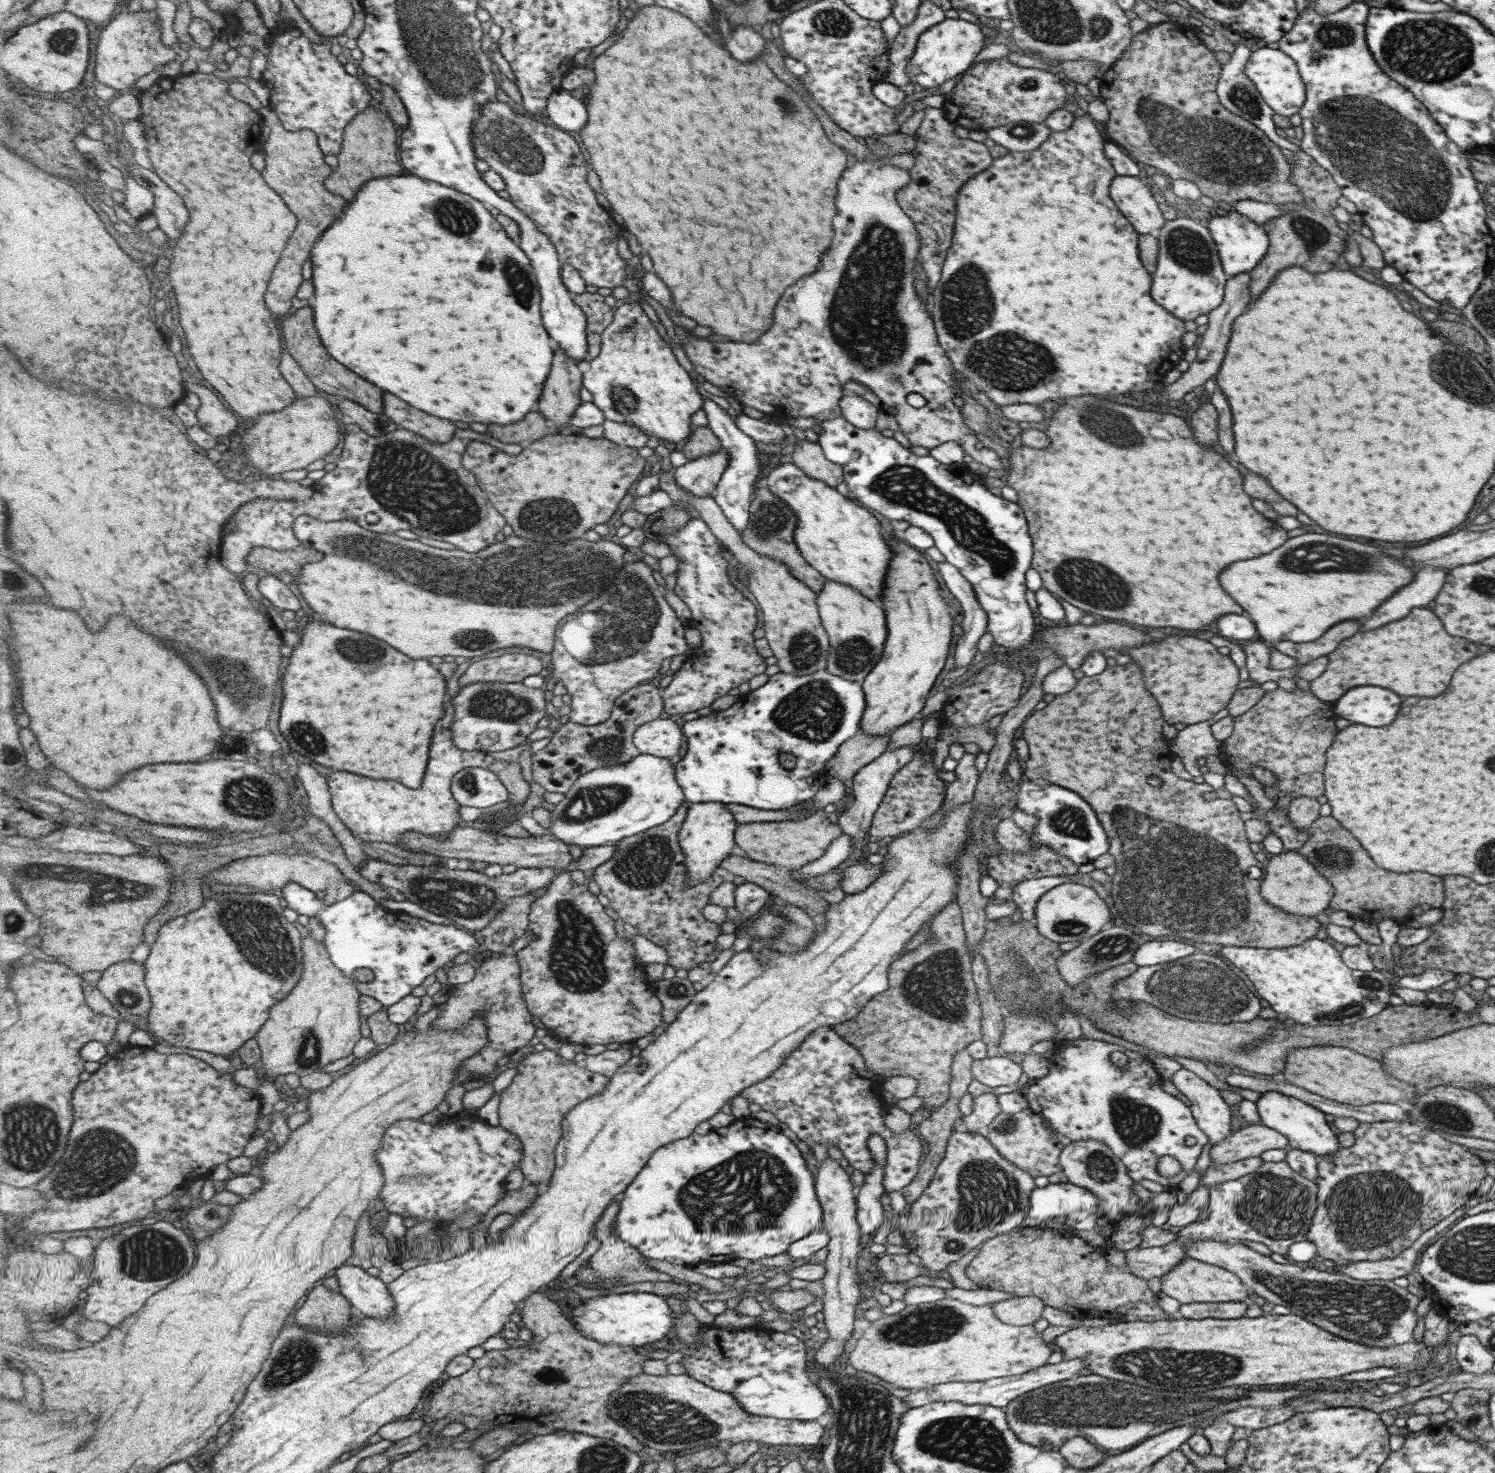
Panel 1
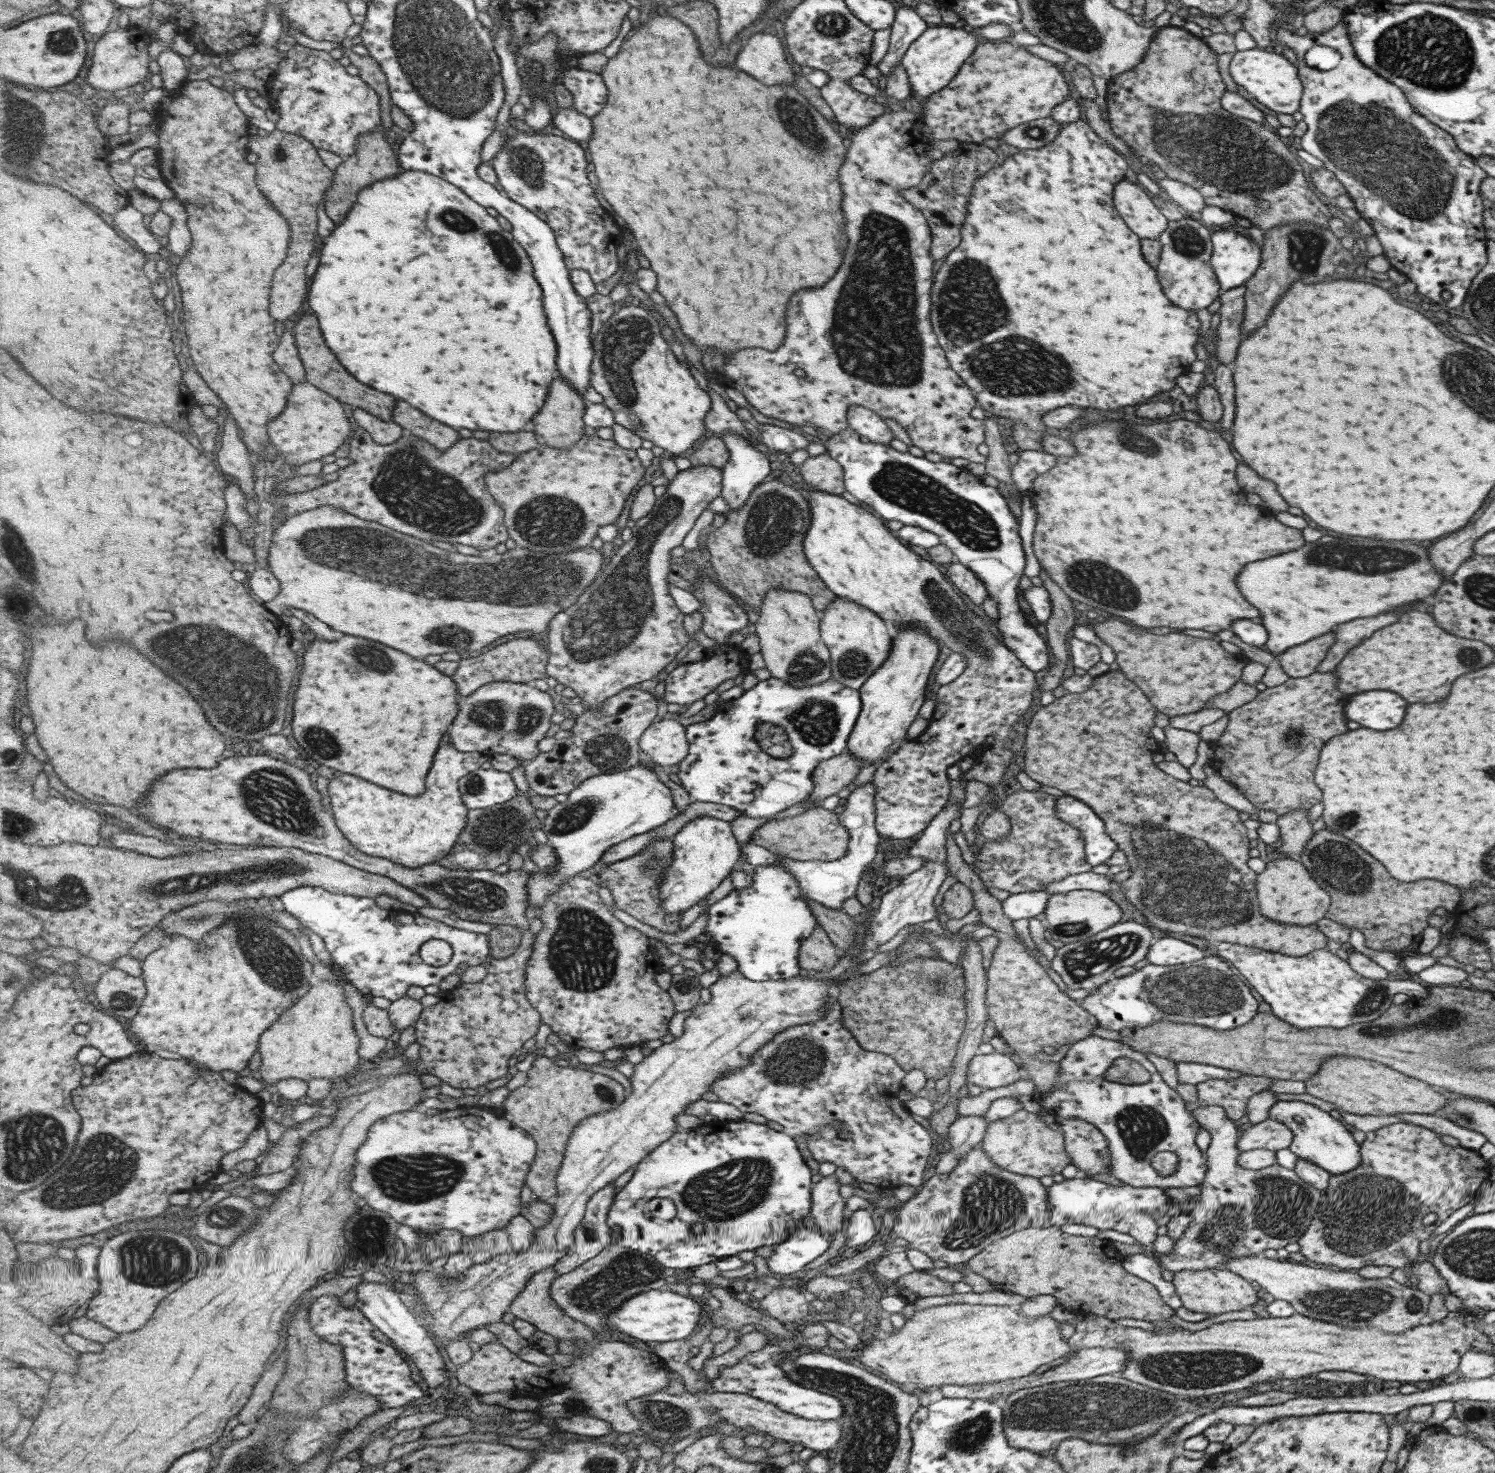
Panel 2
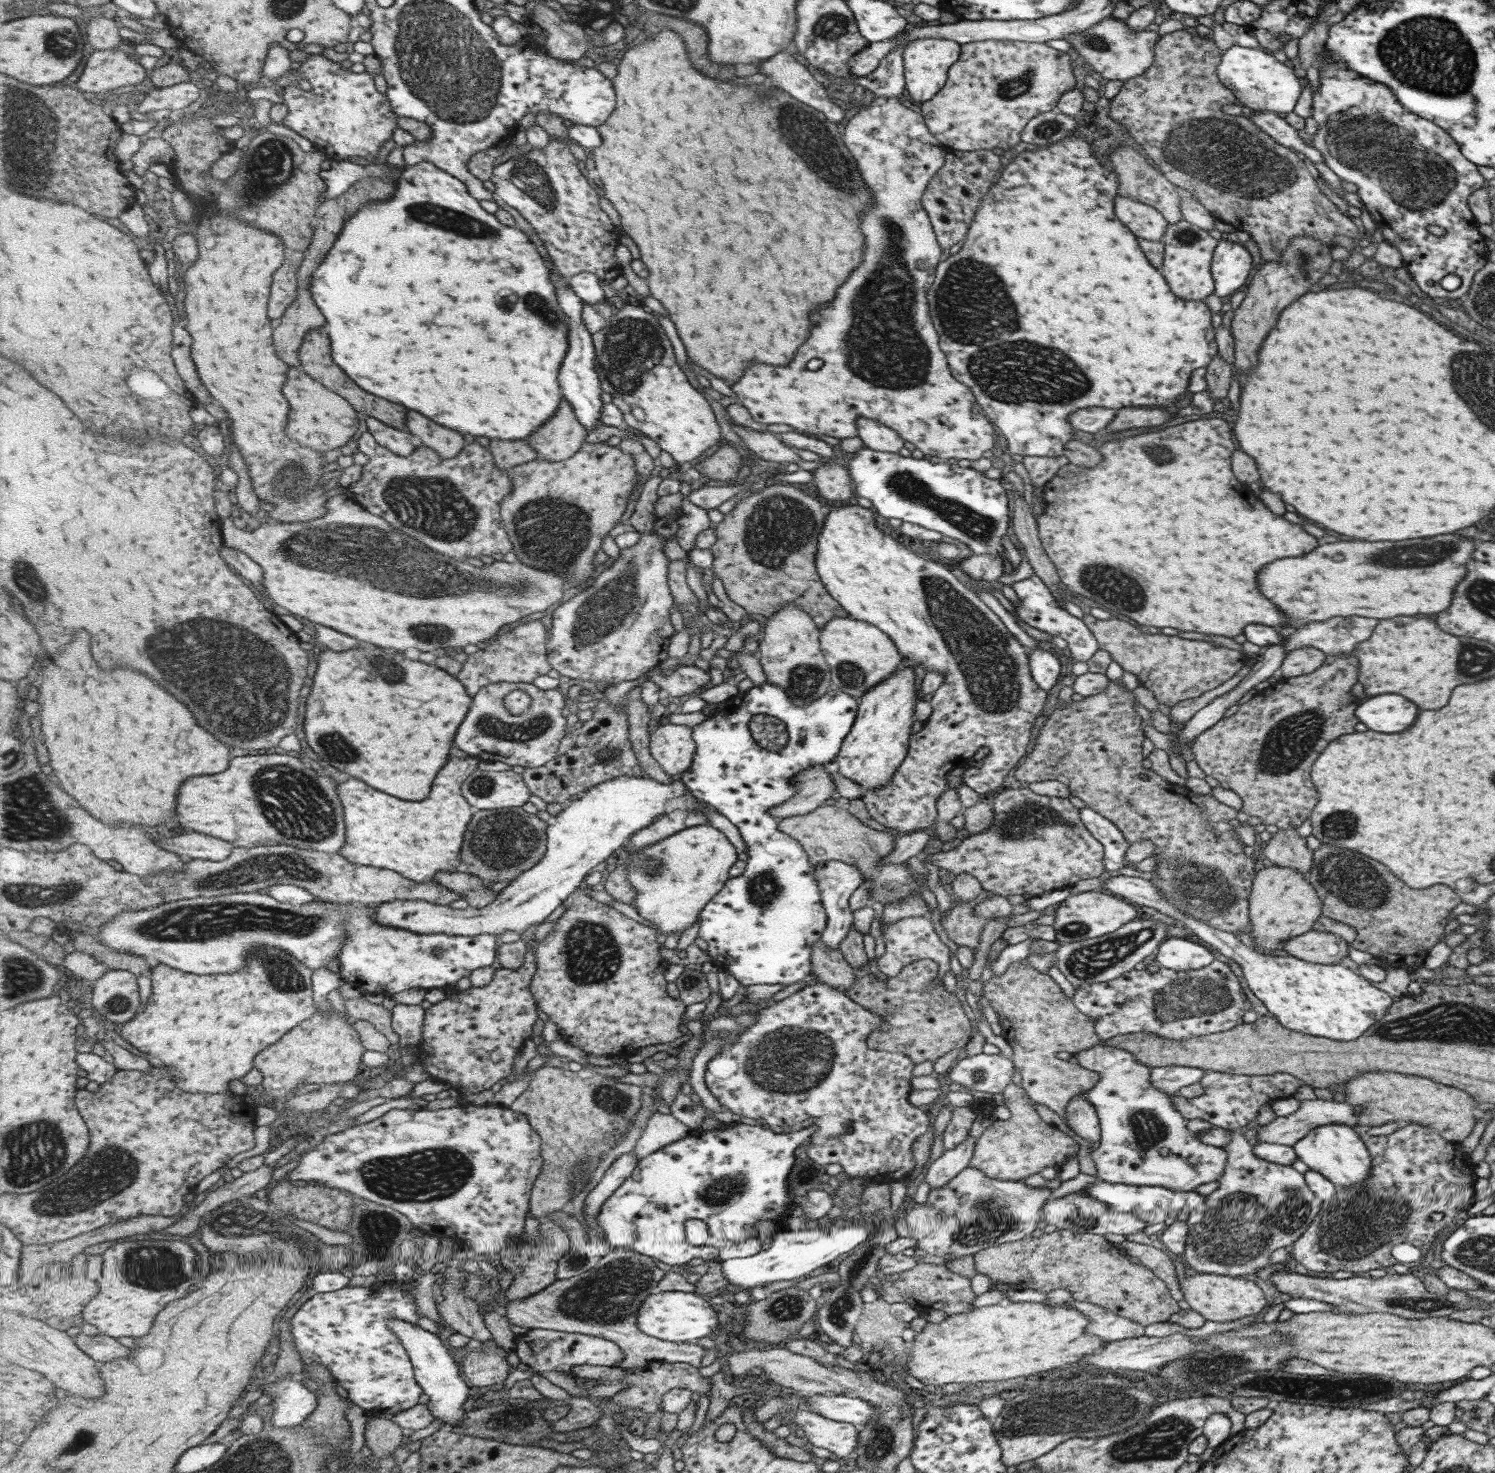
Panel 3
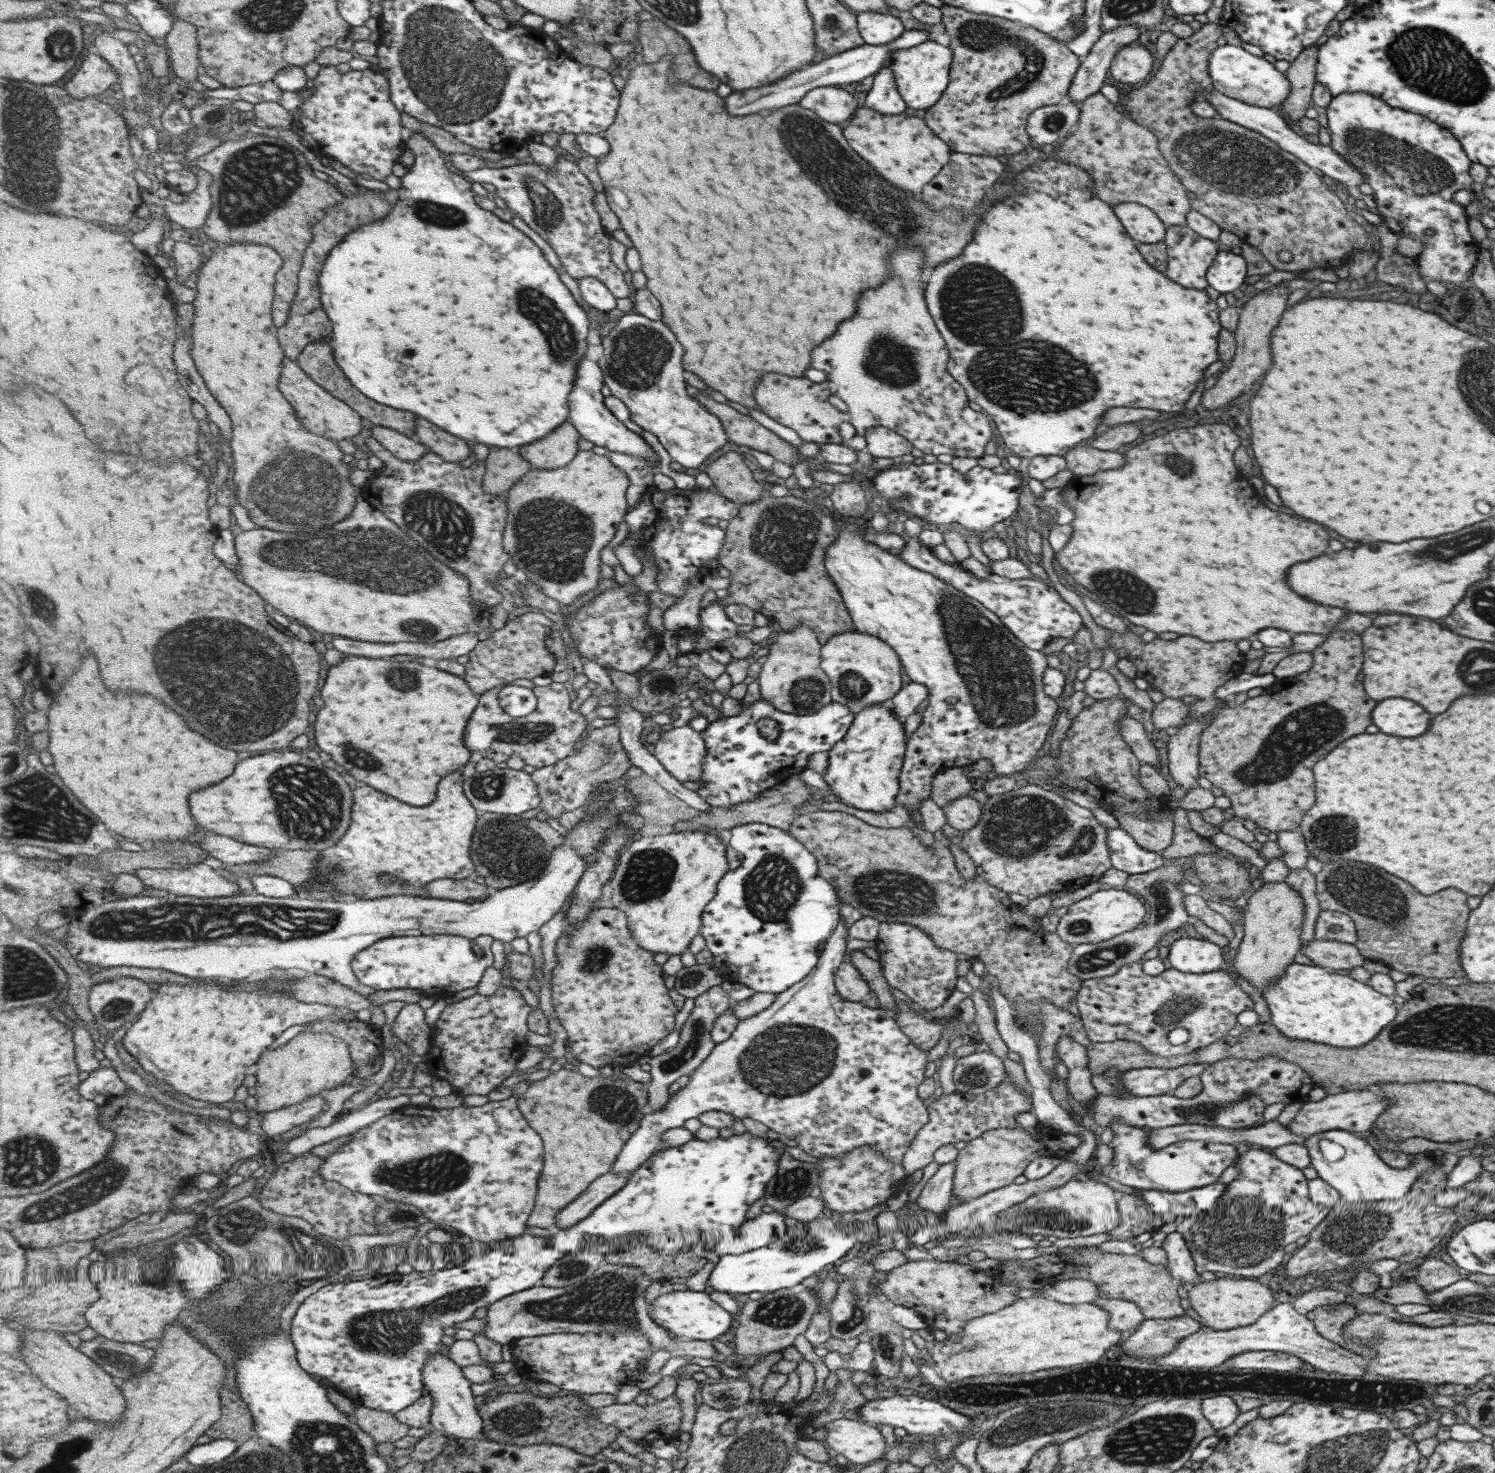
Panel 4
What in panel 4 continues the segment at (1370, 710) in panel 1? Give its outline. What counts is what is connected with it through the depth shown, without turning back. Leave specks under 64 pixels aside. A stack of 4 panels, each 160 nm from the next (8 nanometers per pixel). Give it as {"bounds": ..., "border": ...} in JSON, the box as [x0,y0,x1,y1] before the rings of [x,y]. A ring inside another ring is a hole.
{"bounds":[1371,698,1429,738],"border":[[[1403,698],[1381,700],[1371,710],[1371,724],[1377,726],[1383,734],[1413,738],[1427,730],[1429,714],[1419,708],[1419,704]]]}

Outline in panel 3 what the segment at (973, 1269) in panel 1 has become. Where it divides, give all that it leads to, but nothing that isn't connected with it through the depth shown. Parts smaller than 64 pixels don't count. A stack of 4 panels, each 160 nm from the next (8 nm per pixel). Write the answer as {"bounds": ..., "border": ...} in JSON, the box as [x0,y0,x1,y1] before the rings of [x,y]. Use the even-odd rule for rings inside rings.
{"bounds":[973,1229,1180,1327],"border":[[[1056,1229],[1054,1232],[1049,1232],[1049,1234],[1044,1234],[1041,1232],[1039,1234],[1035,1233],[1032,1235],[1025,1235],[1021,1240],[998,1244],[997,1246],[990,1246],[976,1252],[973,1255],[973,1264],[975,1272],[984,1274],[985,1276],[988,1276],[990,1280],[994,1280],[995,1282],[1002,1282],[1003,1284],[1008,1285],[1009,1289],[1023,1290],[1024,1288],[1031,1288],[1031,1290],[1036,1290],[1037,1293],[1048,1293],[1049,1291],[1057,1288],[1064,1288],[1070,1292],[1072,1300],[1096,1304],[1097,1306],[1100,1306],[1101,1308],[1104,1308],[1117,1316],[1127,1318],[1131,1320],[1131,1322],[1136,1322],[1144,1327],[1148,1324],[1153,1324],[1153,1322],[1165,1322],[1174,1312],[1180,1310],[1179,1307],[1177,1307],[1177,1301],[1173,1300],[1173,1297],[1170,1295],[1168,1288],[1165,1287],[1165,1283],[1163,1283],[1163,1281],[1159,1280],[1159,1278],[1157,1278],[1148,1268],[1145,1268],[1141,1264],[1135,1264],[1125,1254],[1118,1251],[1117,1245],[1105,1241],[1101,1235],[1075,1234],[1075,1232],[1072,1232],[1071,1229]]]}

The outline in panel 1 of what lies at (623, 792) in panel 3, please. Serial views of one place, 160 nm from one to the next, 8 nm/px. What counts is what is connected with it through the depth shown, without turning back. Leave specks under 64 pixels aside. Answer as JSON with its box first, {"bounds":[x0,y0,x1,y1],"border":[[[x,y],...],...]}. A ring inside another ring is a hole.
{"bounds":[549,753,686,848],"border":[[[641,753],[628,763],[615,766],[599,767],[583,774],[566,792],[564,799],[552,810],[554,826],[549,830],[567,844],[575,844],[584,848],[598,847],[618,843],[640,832],[655,829],[669,822],[678,814],[685,803],[686,793],[679,784],[676,775],[676,764],[670,759]]]}

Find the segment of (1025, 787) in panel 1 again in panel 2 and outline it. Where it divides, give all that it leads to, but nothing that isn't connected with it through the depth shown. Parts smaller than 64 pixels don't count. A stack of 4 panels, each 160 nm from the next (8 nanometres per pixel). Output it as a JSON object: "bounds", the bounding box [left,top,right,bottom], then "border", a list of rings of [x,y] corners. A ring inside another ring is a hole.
{"bounds":[1054,794,1116,864],"border":[[[1065,794],[1059,796],[1054,810],[1059,820],[1079,831],[1087,864],[1104,864],[1111,853],[1116,851],[1115,841],[1104,831],[1104,822],[1079,799]]]}

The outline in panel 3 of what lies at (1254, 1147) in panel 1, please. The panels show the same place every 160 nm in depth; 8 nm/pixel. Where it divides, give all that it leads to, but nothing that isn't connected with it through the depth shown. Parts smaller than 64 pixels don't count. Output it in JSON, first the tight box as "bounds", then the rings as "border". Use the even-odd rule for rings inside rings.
{"bounds":[1257,1100,1357,1147],"border":[[[1303,1100],[1299,1109],[1291,1115],[1277,1117],[1269,1124],[1261,1125],[1257,1143],[1279,1144],[1293,1147],[1307,1133],[1319,1126],[1341,1124],[1351,1128],[1357,1126],[1357,1114],[1351,1105],[1344,1101],[1333,1100]]]}

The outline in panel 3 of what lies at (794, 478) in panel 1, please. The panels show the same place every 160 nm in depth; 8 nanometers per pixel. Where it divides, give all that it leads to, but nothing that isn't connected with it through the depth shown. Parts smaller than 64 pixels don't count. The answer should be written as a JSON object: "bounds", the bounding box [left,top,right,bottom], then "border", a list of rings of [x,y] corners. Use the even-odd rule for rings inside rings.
{"bounds":[815,505,1047,835],"border":[[[846,505],[846,506],[830,506],[828,507],[828,513],[824,516],[824,523],[821,532],[817,538],[817,552],[815,554],[815,567],[817,568],[818,577],[821,584],[826,588],[829,595],[835,600],[844,612],[849,615],[853,620],[859,620],[861,622],[867,622],[875,628],[879,628],[880,632],[883,632],[893,646],[899,651],[901,657],[907,660],[913,667],[923,666],[926,672],[937,672],[941,676],[942,683],[940,687],[935,690],[930,696],[929,700],[932,711],[928,719],[923,722],[923,726],[919,732],[915,735],[909,736],[908,749],[906,755],[903,757],[901,764],[896,768],[896,771],[891,774],[888,783],[883,785],[880,789],[874,791],[865,790],[860,797],[864,802],[865,808],[869,813],[869,816],[879,822],[883,826],[890,828],[890,832],[897,835],[911,833],[915,830],[924,830],[927,827],[931,827],[936,818],[936,800],[939,795],[946,788],[946,774],[954,767],[963,764],[963,760],[971,758],[976,754],[977,750],[987,747],[989,752],[980,759],[975,759],[975,762],[965,768],[962,772],[962,782],[969,786],[971,790],[974,790],[977,794],[982,794],[988,790],[996,789],[1005,776],[1008,776],[1008,772],[1013,770],[1020,760],[1025,757],[1025,748],[1029,744],[1029,738],[1031,738],[1031,726],[1033,726],[1033,720],[1037,718],[1043,703],[1047,699],[1047,693],[1041,690],[1031,679],[1029,669],[1029,657],[1026,655],[1026,649],[1021,647],[1017,640],[1009,634],[1004,625],[999,621],[999,618],[983,604],[981,600],[976,596],[972,589],[962,585],[957,580],[954,572],[946,569],[945,566],[938,563],[934,563],[929,559],[923,559],[916,555],[913,549],[907,549],[899,542],[895,541],[890,535],[885,535],[875,525],[875,513],[871,511],[871,508],[863,508],[859,505]]]}

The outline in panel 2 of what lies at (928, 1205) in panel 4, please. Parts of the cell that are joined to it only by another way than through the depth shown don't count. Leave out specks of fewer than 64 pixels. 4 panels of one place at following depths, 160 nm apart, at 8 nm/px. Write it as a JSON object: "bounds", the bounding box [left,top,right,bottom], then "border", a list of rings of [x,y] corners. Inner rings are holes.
{"bounds":[936,1116,987,1173],"border":[[[961,1116],[947,1129],[950,1150],[943,1154],[936,1165],[936,1173],[949,1172],[961,1156],[965,1156],[973,1146],[980,1146],[987,1123],[981,1116]]]}

